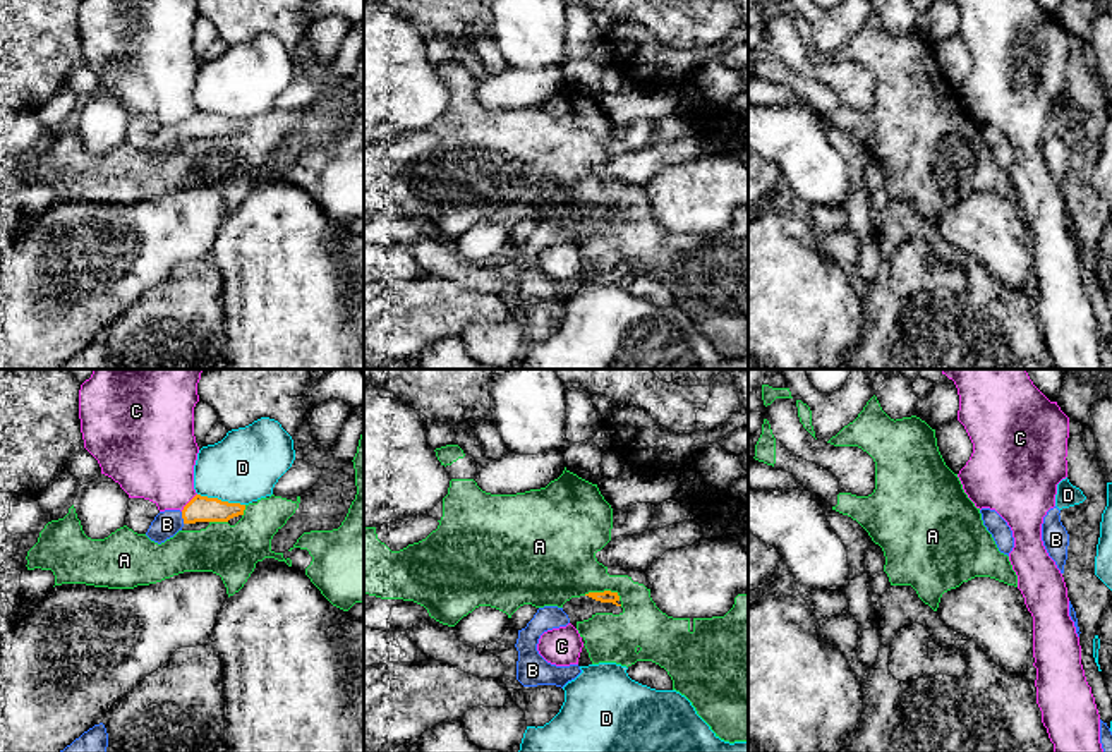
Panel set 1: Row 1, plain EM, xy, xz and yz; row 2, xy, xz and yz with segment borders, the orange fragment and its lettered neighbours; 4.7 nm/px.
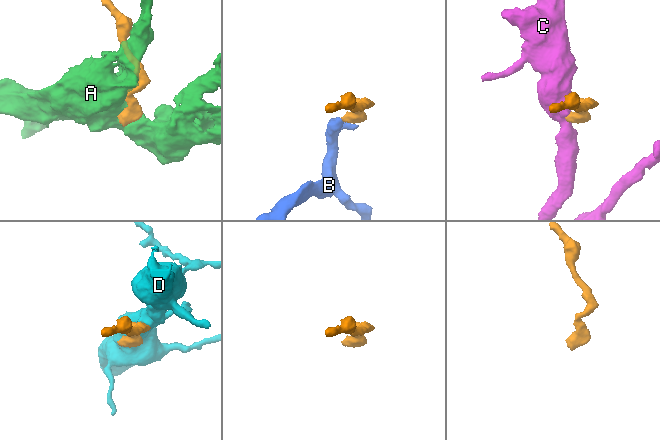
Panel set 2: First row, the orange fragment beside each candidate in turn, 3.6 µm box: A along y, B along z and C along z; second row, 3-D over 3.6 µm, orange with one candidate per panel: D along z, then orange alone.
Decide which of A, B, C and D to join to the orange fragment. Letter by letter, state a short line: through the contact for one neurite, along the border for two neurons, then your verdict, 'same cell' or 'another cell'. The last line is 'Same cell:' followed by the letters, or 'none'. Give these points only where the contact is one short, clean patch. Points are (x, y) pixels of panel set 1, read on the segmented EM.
A: another cell
B: line xy (201, 509), (182, 517), (167, 524); same cell
C: line xy (196, 493), (181, 510); another cell
D: another cell
Same cell: B

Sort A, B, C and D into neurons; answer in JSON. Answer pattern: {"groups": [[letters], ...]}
{"groups": [["A"], ["B"], ["C"], ["D"]]}

